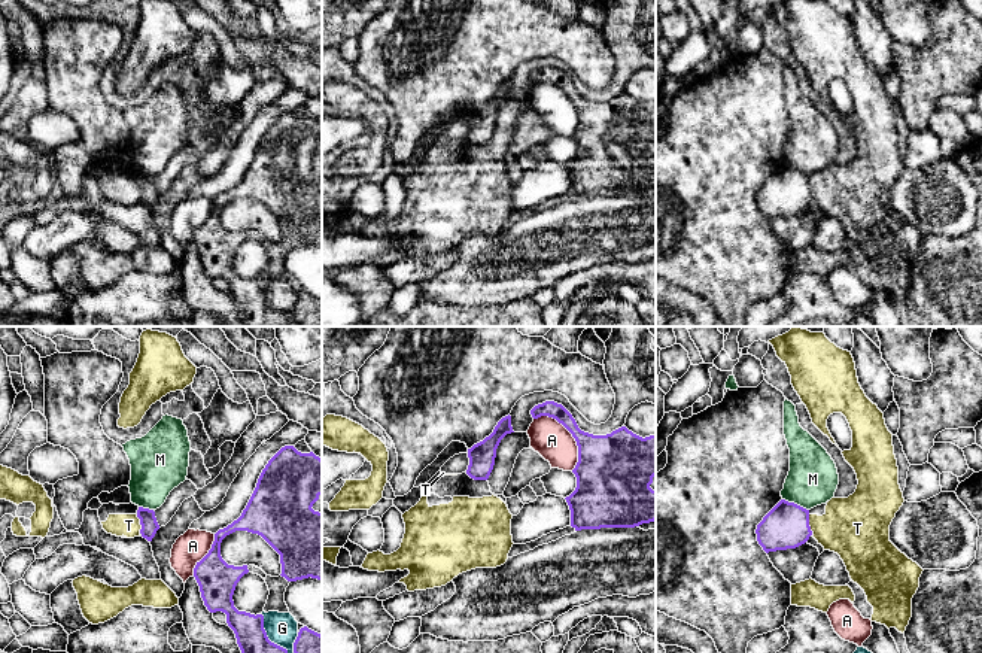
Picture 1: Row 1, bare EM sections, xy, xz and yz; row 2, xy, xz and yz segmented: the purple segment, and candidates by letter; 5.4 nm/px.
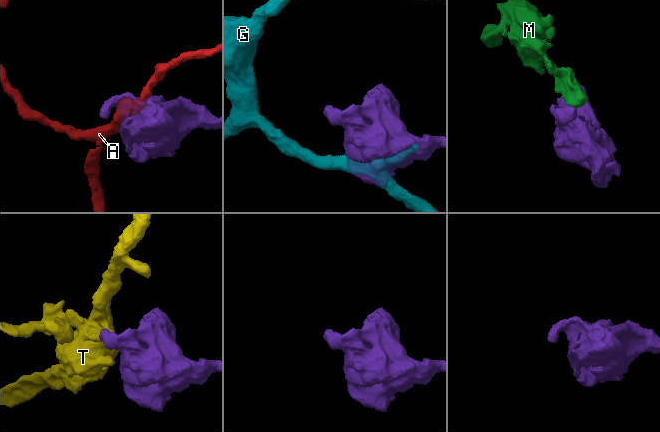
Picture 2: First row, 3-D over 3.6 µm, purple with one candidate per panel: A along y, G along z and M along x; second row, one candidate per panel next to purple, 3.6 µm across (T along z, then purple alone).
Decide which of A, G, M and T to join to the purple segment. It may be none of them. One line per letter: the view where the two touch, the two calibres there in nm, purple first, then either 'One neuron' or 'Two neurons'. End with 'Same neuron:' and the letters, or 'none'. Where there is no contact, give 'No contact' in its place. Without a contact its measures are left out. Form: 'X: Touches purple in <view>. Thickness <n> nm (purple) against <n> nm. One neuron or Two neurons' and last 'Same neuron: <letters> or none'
A: Touches purple in xz. Thickness 300 nm (purple) against 200 nm. Two neurons
G: Touches purple in xy. Thickness 160 nm (purple) against 170 nm. Two neurons
M: Touches purple in yz. Thickness 240 nm (purple) against 280 nm. Two neurons
T: Touches purple in xy. Thickness 90 nm (purple) against 130 nm. Two neurons
Same neuron: none

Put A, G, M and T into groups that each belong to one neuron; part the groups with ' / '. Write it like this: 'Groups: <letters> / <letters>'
Groups: A / G / M / T

